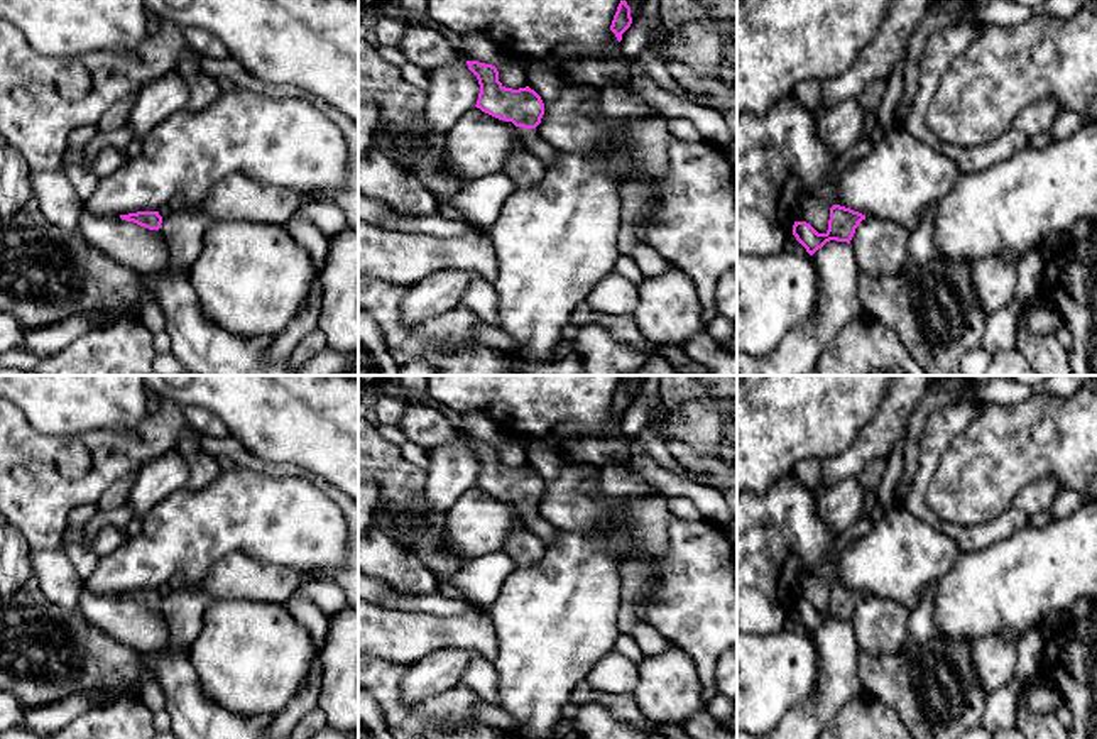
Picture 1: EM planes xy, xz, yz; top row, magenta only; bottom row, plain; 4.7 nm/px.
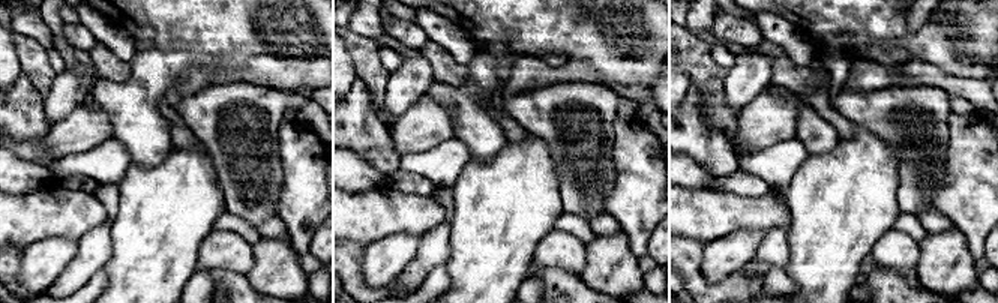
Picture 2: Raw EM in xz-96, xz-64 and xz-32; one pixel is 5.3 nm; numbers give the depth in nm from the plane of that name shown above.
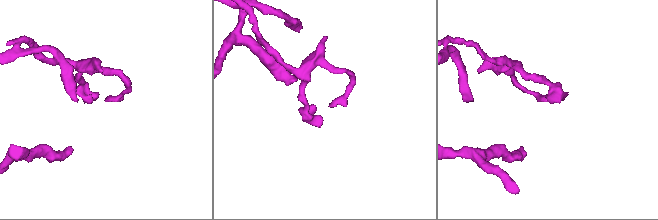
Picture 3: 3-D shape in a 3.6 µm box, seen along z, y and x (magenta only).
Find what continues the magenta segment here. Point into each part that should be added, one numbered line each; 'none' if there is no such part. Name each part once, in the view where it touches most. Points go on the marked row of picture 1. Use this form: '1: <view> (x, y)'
1: xz (531, 137)

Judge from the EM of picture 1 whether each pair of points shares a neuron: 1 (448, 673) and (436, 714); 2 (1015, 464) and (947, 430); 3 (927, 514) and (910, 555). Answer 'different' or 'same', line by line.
1: different
2: different
3: different

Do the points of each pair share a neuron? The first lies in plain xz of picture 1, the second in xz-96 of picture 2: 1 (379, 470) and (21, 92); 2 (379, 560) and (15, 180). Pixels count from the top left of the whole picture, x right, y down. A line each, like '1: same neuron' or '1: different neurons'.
1: different neurons
2: different neurons

